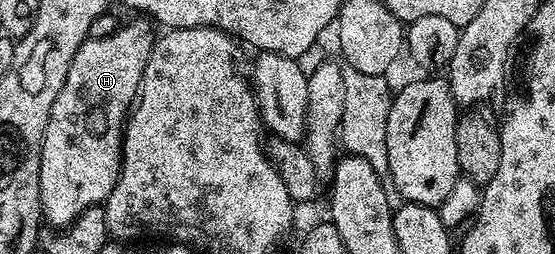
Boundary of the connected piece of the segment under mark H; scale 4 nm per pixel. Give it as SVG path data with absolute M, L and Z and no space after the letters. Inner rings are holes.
M141 16L134 19L134 22L129 22L126 26L125 23L118 25L115 32L102 38L86 38L71 60L71 68L59 96L55 96L55 104L51 108L43 136L39 164L41 212L50 227L70 226L79 215L87 212L87 208L104 204L119 180L121 136L125 129L125 119L129 117L129 111L137 101L143 68L151 56L155 41L154 23Z

